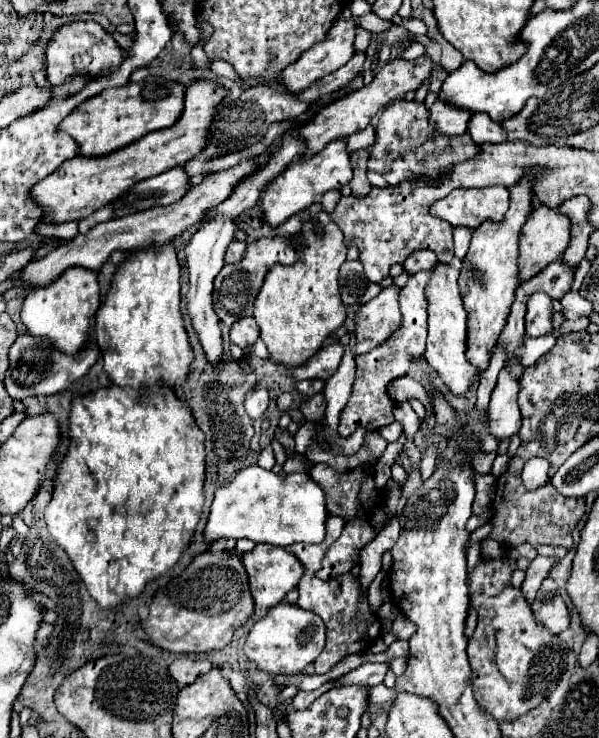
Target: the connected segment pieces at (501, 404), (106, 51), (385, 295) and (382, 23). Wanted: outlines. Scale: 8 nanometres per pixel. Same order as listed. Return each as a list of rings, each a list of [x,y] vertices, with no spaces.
[[[502,368],[490,400],[490,432],[500,440],[510,438],[520,430],[518,390],[520,378],[516,378],[510,368]]]
[[[70,22],[60,26],[46,44],[46,80],[52,86],[60,86],[72,74],[100,76],[112,70],[118,70],[122,64],[122,50],[116,40],[96,22]]]
[[[388,286],[368,304],[358,308],[354,316],[356,356],[370,352],[378,344],[382,344],[382,340],[386,340],[386,336],[390,336],[394,328],[398,328],[398,320],[400,320],[398,292],[400,288]]]
[[[374,12],[362,14],[362,16],[358,18],[358,24],[360,24],[360,28],[364,28],[364,30],[368,30],[368,32],[372,32],[372,34],[384,32],[384,30],[388,30],[388,28],[392,26],[392,22],[378,18]]]

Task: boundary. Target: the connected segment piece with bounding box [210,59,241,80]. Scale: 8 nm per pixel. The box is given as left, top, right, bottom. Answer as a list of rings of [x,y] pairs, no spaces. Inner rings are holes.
[[[210,60],[210,68],[217,76],[229,77],[232,80],[241,80],[234,68],[223,60]]]

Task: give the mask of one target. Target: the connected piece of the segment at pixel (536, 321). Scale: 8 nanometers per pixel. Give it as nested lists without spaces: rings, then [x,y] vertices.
[[[536,292],[528,298],[528,312],[526,312],[526,334],[532,338],[540,338],[552,332],[552,298],[544,292]]]

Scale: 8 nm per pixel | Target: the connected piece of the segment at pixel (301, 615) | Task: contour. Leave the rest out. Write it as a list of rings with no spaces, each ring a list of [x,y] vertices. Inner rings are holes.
[[[280,602],[278,606],[270,608],[268,614],[258,620],[244,644],[246,656],[258,664],[260,670],[266,670],[270,674],[298,674],[302,672],[310,662],[316,660],[316,656],[322,652],[322,646],[326,642],[326,628],[320,616],[314,612],[306,612],[294,604]]]

